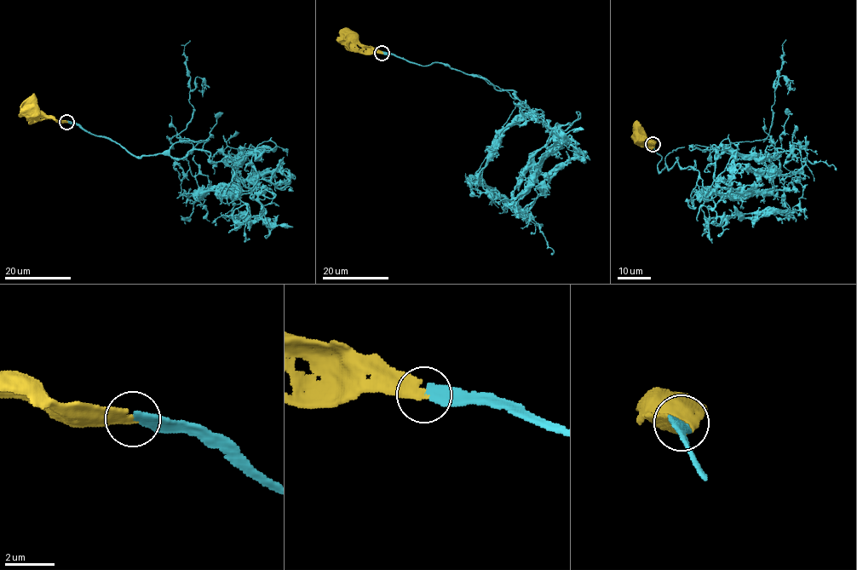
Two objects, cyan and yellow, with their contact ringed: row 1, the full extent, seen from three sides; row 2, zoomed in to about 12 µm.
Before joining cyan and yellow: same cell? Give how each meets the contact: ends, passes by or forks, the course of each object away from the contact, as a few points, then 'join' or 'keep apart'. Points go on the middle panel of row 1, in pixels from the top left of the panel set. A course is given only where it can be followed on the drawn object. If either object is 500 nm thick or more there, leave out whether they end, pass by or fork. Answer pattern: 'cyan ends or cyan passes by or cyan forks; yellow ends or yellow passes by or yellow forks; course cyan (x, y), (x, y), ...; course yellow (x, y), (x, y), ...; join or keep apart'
cyan ends; yellow ends; course cyan (382, 53), (485, 77), (534, 113), (500, 132), (471, 181), (495, 187), (498, 208); course yellow (382, 53), (362, 47), (352, 37), (346, 35); join

